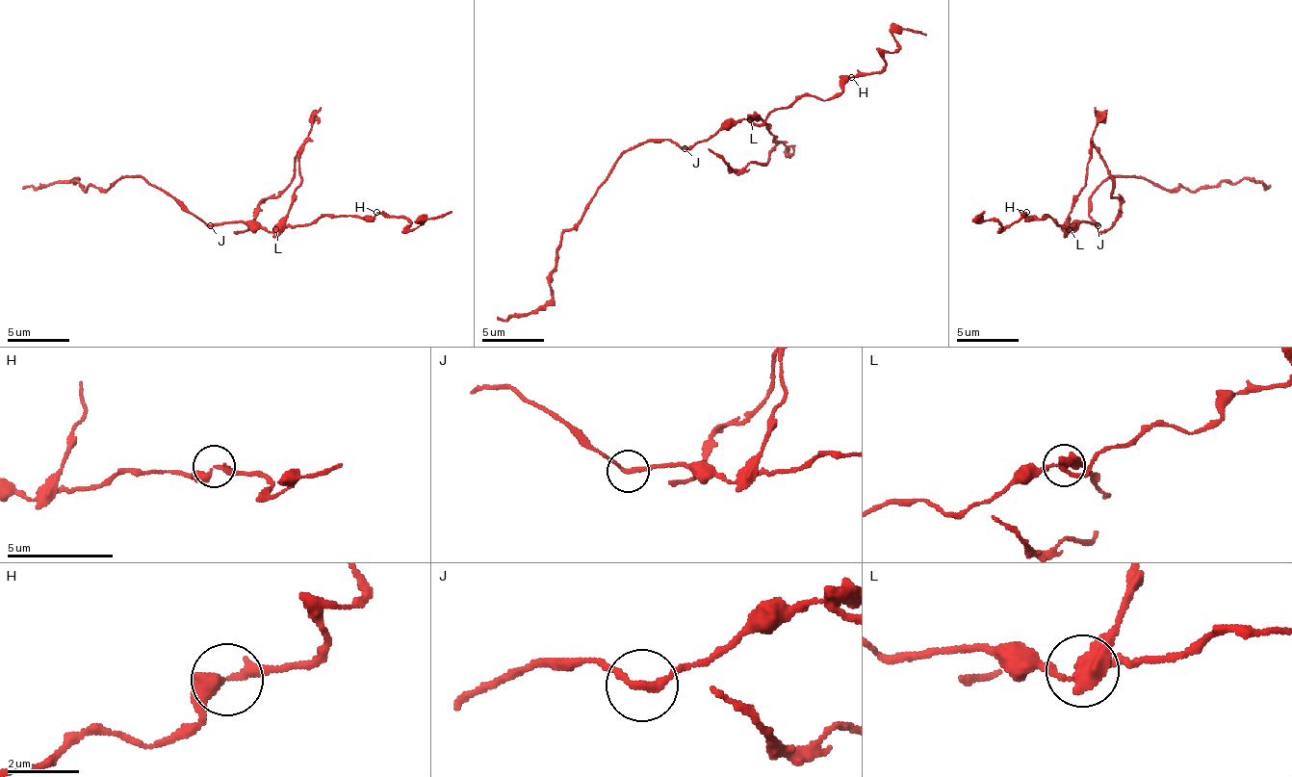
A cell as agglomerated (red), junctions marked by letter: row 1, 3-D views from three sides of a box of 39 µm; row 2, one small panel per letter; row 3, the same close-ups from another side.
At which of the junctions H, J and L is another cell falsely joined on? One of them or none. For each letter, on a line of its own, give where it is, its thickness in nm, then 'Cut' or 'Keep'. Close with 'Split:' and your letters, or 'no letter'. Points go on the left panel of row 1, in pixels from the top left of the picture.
H: Place: (376, 212). Thickness 320 nm. Keep
J: Place: (210, 225). Thickness 200 nm. Keep
L: Place: (275, 229). Thickness 380 nm. Cut
Split: L

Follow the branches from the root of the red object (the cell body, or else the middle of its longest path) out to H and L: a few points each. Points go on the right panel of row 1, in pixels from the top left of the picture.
H: (1098, 225), (1078, 222), (1069, 232), (1072, 228), (1060, 225), (1050, 216), (1032, 220), (1025, 213)
L: (1098, 225), (1078, 222), (1069, 232), (1069, 228)

